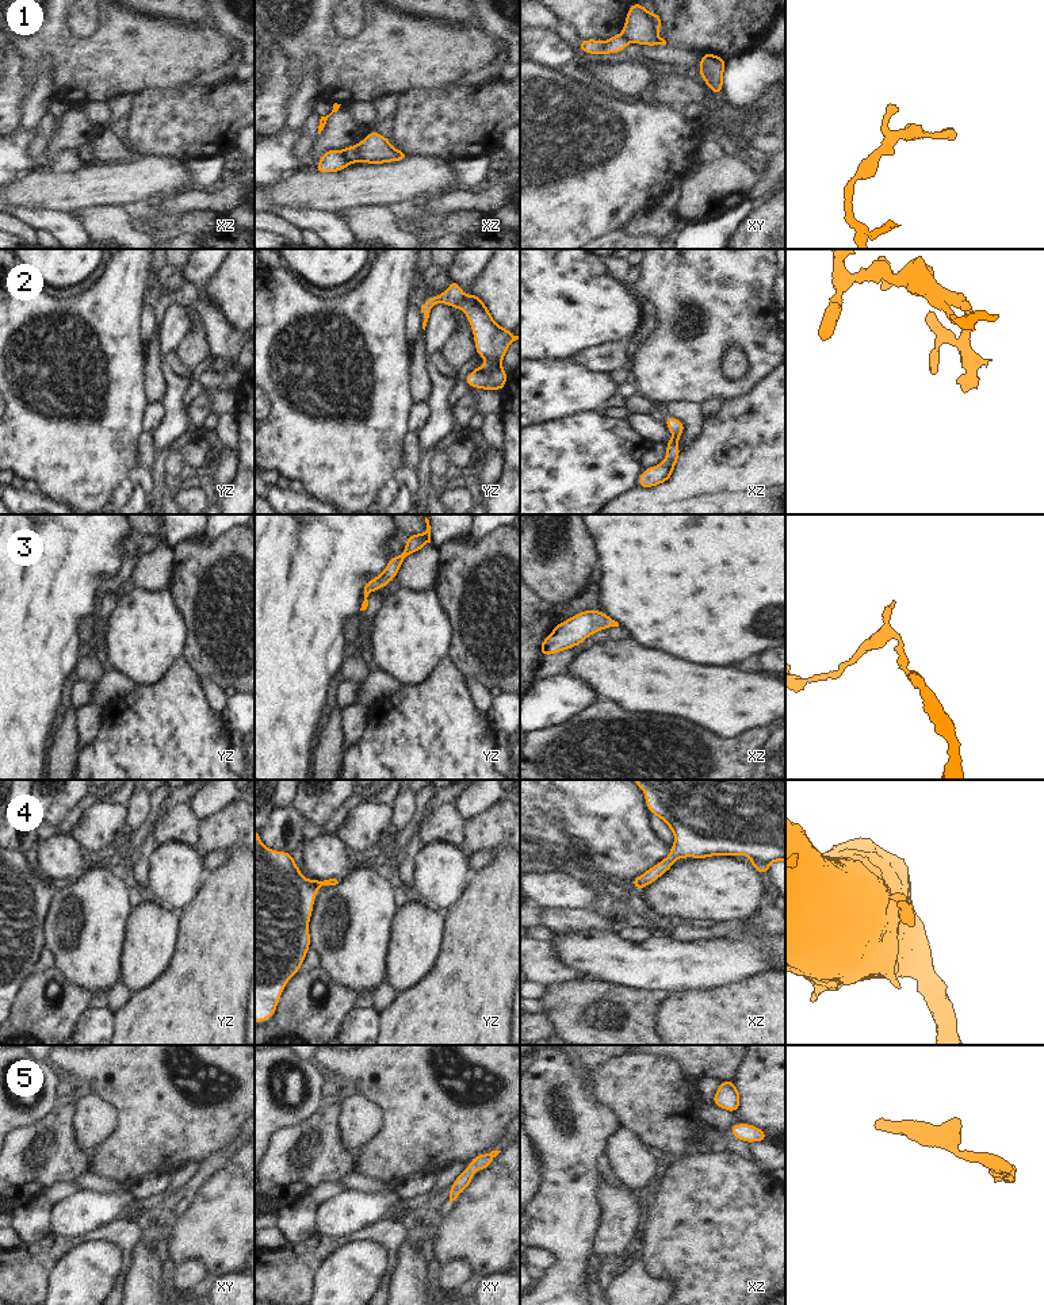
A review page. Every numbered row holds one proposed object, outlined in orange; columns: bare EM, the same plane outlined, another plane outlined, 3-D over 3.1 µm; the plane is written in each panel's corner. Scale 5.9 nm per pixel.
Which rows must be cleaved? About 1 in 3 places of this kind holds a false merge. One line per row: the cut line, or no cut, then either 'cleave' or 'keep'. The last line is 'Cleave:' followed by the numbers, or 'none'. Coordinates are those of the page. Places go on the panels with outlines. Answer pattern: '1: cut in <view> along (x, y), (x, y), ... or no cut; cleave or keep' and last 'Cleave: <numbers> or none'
1: cut in xz along (360, 144), (359, 160); cleave
2: no cut; keep
3: no cut; keep
4: no cut; keep
5: no cut; keep
Cleave: 1

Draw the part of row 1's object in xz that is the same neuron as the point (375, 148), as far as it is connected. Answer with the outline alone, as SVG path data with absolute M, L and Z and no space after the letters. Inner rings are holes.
M378 131L366 134L359 146L359 157L364 164L386 164L409 158L401 149L395 150L389 138Z

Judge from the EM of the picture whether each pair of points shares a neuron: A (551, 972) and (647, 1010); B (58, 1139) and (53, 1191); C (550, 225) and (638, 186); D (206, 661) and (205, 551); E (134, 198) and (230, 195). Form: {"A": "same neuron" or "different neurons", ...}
{"A": "different neurons", "B": "different neurons", "C": "same neuron", "D": "same neuron", "E": "different neurons"}

